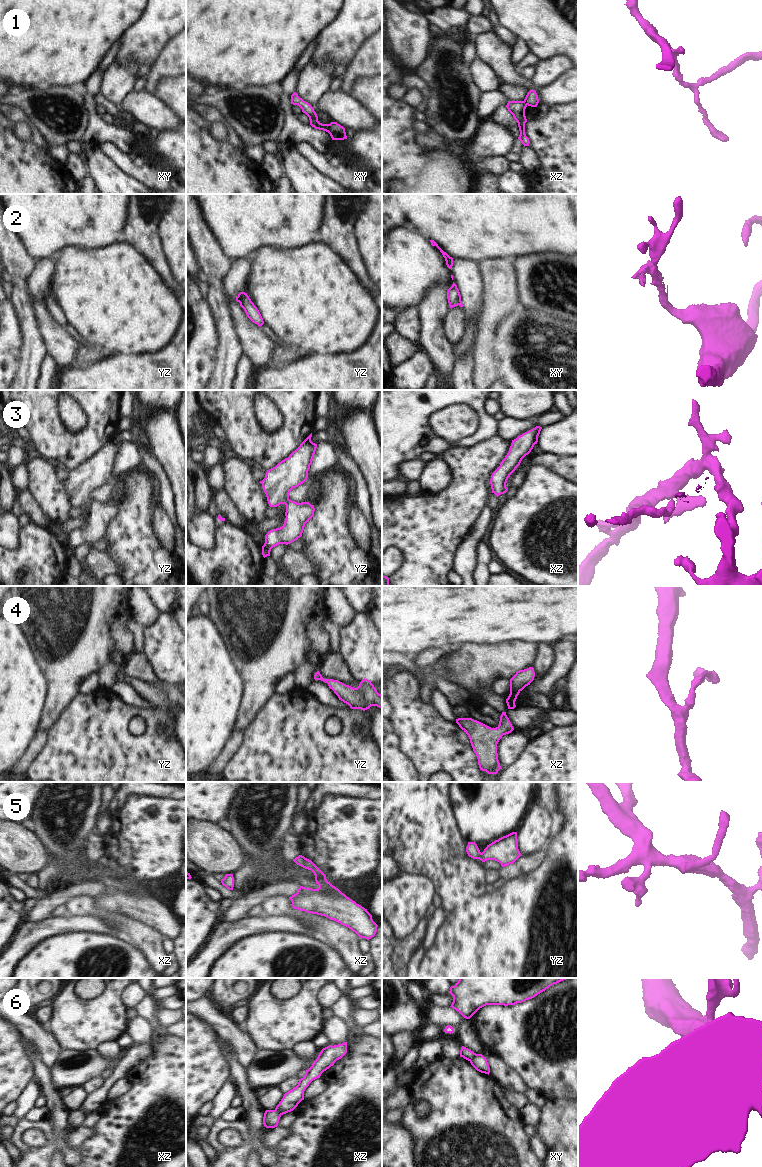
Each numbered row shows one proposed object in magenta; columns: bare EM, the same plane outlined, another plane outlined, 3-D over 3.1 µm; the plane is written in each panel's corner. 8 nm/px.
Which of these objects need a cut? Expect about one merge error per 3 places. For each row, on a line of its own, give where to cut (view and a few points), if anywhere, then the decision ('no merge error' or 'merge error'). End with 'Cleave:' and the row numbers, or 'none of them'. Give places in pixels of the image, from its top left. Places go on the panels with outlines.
1: cut xy (329, 124), (326, 131); merge error
2: cut xy (451, 286), (456, 289), (459, 304); merge error
3: cut none; no merge error
4: cut none; no merge error
5: cut none; no merge error
6: cut xy (476, 1054), (469, 1060); merge error
Cleave: 1, 2, 6

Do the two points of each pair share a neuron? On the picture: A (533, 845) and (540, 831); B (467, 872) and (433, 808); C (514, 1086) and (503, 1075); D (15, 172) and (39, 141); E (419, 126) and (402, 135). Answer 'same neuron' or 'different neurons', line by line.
A: same neuron
B: same neuron
C: same neuron
D: different neurons
E: different neurons

